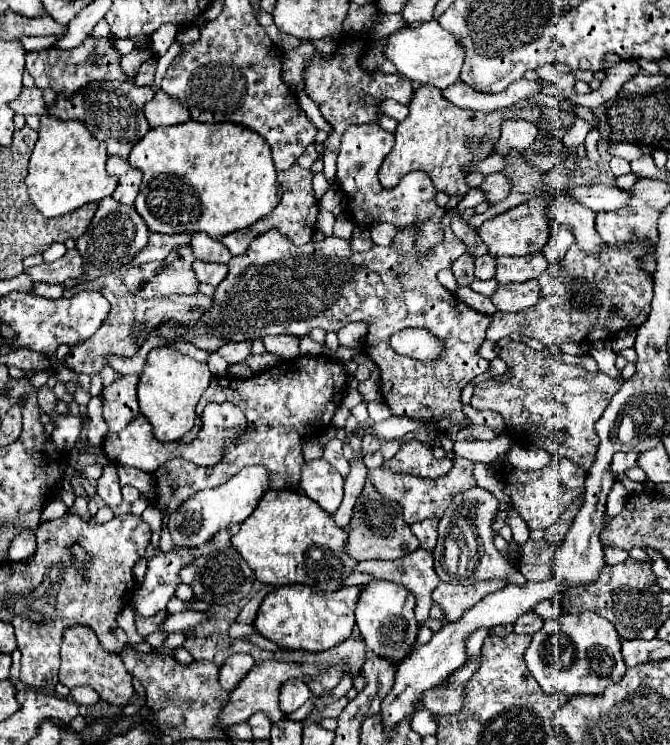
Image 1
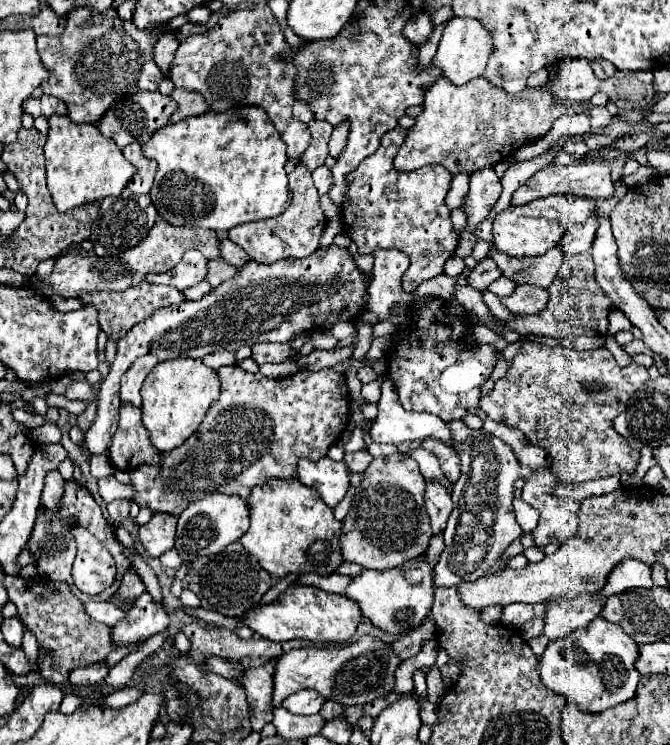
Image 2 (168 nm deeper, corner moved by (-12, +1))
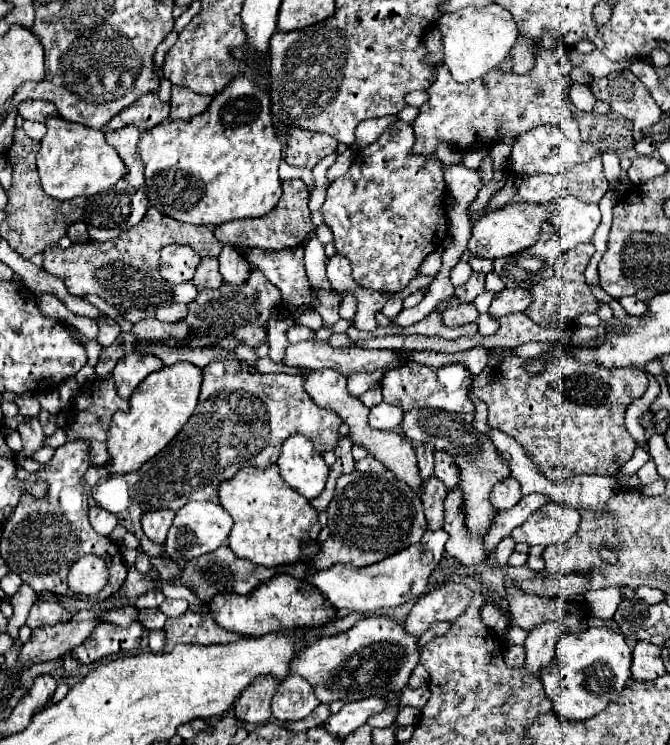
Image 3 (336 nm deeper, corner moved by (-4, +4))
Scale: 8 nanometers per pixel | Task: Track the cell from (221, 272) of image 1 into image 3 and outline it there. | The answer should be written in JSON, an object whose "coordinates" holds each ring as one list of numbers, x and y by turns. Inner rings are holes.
{"coordinates":[[204,257,194,273,192,283,198,289,216,289,222,285,222,277,218,271,218,259,216,257]]}

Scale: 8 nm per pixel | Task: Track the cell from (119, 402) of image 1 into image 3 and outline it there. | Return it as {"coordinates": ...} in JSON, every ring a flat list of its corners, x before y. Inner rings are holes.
{"coordinates":[[130,353,124,355,112,371,112,379,116,383,116,391,122,399,130,399,132,391,138,383,148,377,154,369,164,367,164,363,152,353]]}

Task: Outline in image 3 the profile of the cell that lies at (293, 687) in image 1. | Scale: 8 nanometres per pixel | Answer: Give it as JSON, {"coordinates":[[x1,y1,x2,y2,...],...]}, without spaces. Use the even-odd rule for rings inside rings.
{"coordinates":[[286,677,272,699,272,715,278,721,298,721,312,713,320,701,302,677]]}

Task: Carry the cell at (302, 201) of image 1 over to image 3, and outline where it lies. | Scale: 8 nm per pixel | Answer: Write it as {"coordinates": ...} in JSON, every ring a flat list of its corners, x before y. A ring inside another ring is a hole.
{"coordinates":[[288,179,282,181,282,197,274,211,270,211,264,217,258,219,238,219,238,221,226,221,224,225,216,227,216,239,222,245,230,247,242,247,242,249,262,249,262,251,282,251,304,245,304,239,314,229,314,223,310,221,310,209,308,209,308,187,302,179]]}

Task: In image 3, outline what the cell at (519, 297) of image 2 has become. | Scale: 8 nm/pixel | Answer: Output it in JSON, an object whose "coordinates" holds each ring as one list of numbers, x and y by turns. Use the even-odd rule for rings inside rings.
{"coordinates":[[504,289,504,291,496,293,496,297,490,305,490,315,494,319,500,319,510,313,526,311,530,303,532,303,532,297,530,297,528,289]]}

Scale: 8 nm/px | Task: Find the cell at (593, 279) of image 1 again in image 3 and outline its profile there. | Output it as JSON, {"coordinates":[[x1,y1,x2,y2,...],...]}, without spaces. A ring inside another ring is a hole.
{"coordinates":[[582,243,574,249,568,249,560,255,558,263,556,263,556,271,550,279,546,281,540,281,538,285,534,285,530,289,532,293,532,305,524,311,534,323,542,325,542,327,548,327,548,329,554,329,554,325,558,325,558,321,566,321,566,325,576,325,576,319,584,313,590,313,590,315,596,315,598,309,600,309,600,301,592,295,592,291,588,289,588,285,584,283,584,269,590,261,590,257,594,255,594,245,592,243]]}

